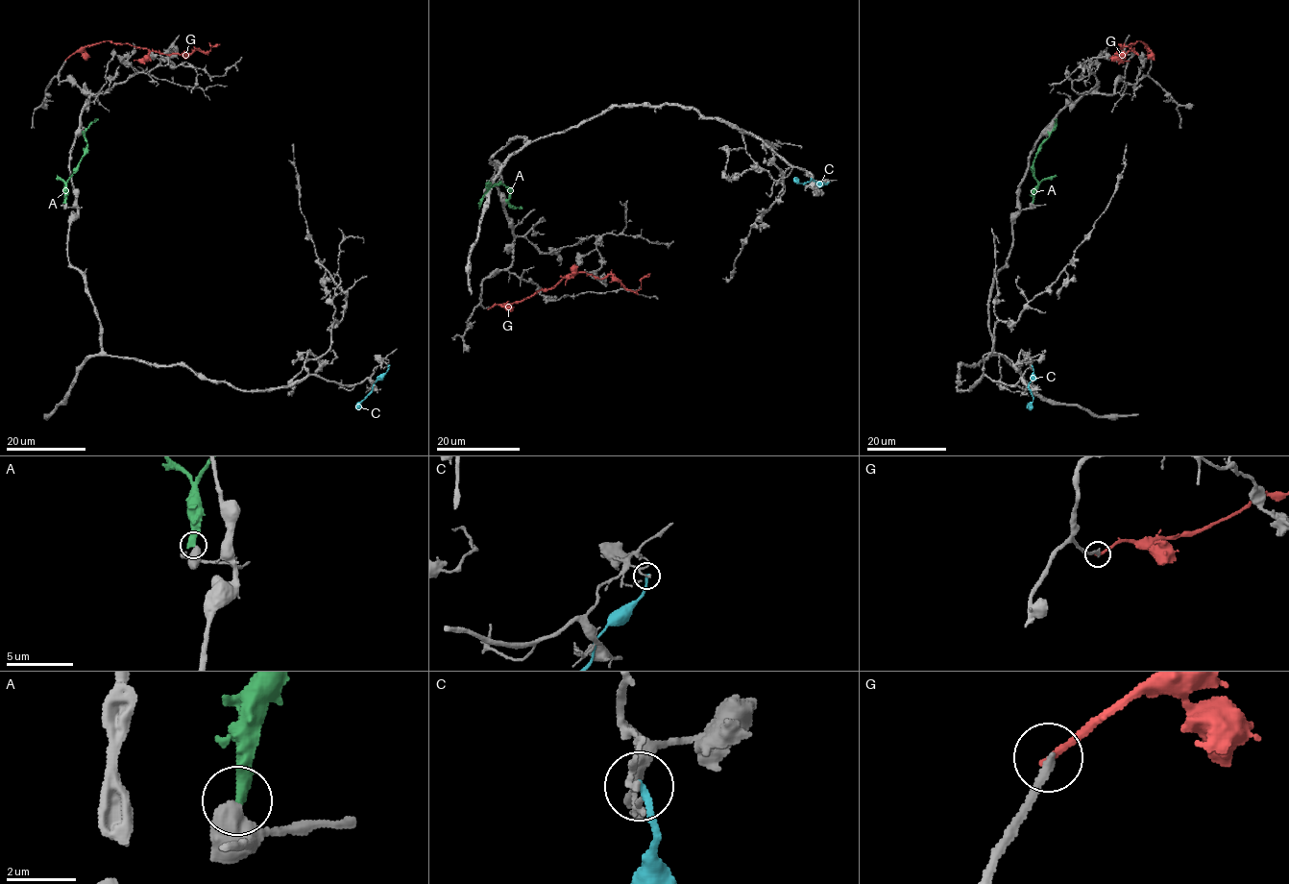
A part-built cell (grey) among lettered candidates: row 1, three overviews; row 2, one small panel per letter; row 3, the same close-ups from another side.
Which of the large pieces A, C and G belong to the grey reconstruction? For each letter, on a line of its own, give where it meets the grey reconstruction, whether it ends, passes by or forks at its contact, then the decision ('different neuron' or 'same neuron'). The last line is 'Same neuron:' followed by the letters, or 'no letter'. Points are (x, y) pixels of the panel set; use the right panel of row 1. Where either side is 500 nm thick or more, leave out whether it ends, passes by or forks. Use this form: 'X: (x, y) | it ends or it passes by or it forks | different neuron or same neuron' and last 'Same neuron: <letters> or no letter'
A: (1033, 202) | different neuron
C: (1032, 365) | it ends | different neuron
G: (1152, 59) | it ends | different neuron
Same neuron: no letter

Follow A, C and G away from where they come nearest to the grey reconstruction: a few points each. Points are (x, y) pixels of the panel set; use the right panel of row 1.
A: (1033, 202), (1033, 189), (1037, 184), (1034, 158), (1056, 119)
C: (1032, 365), (1033, 374), (1029, 389), (1033, 402), (1030, 409)
G: (1152, 59), (1146, 46), (1140, 40), (1117, 51), (1127, 54), (1135, 52), (1118, 44)

